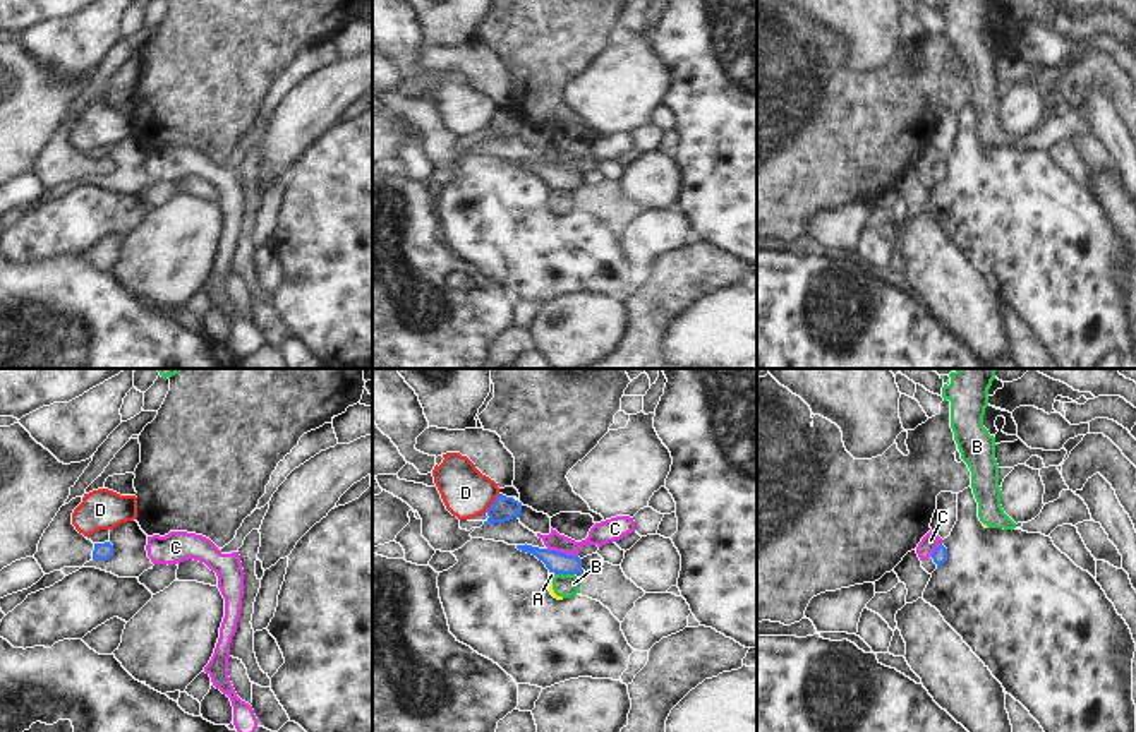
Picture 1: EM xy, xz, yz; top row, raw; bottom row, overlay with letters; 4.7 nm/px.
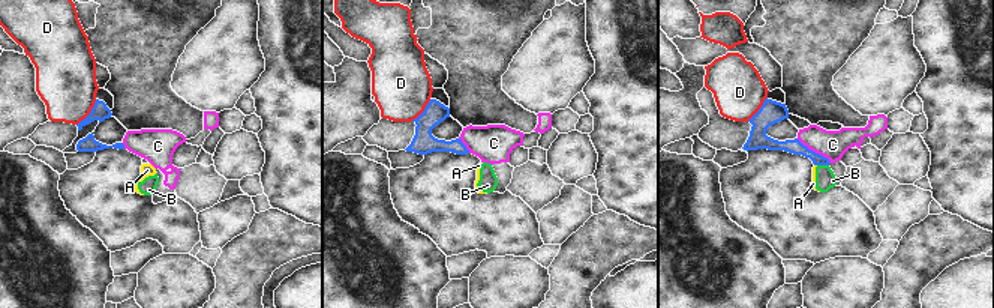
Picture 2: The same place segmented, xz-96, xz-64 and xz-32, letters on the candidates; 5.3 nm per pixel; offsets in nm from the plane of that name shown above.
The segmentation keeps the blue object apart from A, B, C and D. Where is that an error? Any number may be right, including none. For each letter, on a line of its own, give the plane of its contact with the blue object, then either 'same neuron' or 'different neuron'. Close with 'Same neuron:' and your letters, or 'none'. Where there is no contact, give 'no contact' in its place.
A: meets blue in xz; different neuron
B: meets blue in xz; different neuron
C: meets blue in xz; different neuron
D: meets blue in xz; different neuron
Same neuron: none

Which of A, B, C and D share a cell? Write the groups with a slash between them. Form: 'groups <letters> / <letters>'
groups A B / C / D

